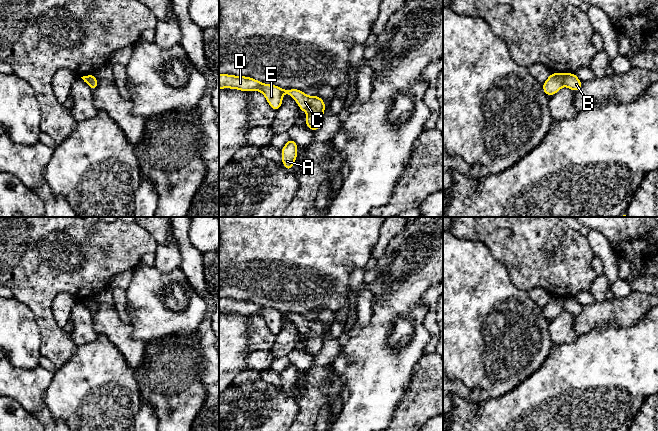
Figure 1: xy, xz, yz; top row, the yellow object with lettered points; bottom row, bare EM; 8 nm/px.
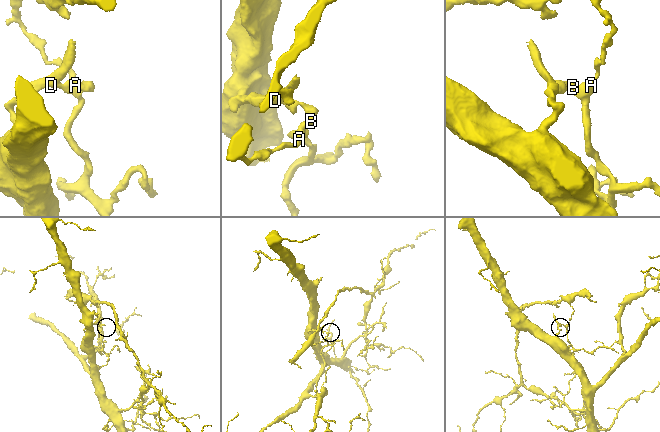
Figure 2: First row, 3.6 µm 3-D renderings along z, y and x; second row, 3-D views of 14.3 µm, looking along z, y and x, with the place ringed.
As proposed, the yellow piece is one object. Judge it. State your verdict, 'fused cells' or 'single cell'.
fused cells

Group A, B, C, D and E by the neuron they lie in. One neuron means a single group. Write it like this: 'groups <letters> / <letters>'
groups A B / C D E

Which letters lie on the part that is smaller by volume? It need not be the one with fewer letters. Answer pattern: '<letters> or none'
A, B

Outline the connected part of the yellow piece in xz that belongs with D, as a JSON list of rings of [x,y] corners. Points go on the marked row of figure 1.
[[[219,74],[219,90],[223,88],[237,89],[245,92],[260,91],[274,111],[278,111],[283,102],[283,94],[288,93],[298,104],[299,109],[308,113],[323,113],[326,105],[319,96],[307,96],[299,89],[283,89],[276,85],[263,84],[246,76]]]

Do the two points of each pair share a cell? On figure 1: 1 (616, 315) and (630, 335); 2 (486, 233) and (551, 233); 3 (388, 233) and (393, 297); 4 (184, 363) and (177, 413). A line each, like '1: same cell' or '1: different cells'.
1: different cells
2: same cell
3: different cells
4: same cell

